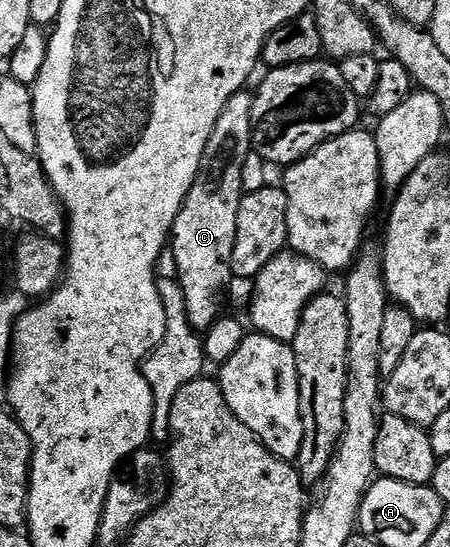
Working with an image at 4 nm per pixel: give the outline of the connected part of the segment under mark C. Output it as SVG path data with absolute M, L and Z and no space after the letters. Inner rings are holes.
M242 90L233 95L227 106L223 106L223 114L219 114L219 122L215 122L215 130L211 130L199 174L173 223L171 252L173 248L173 264L177 267L177 280L181 283L179 294L186 300L187 318L198 334L208 332L210 326L221 319L225 287L229 280L234 279L229 263L235 250L235 226L243 195L243 162L253 151L253 97L252 91Z

